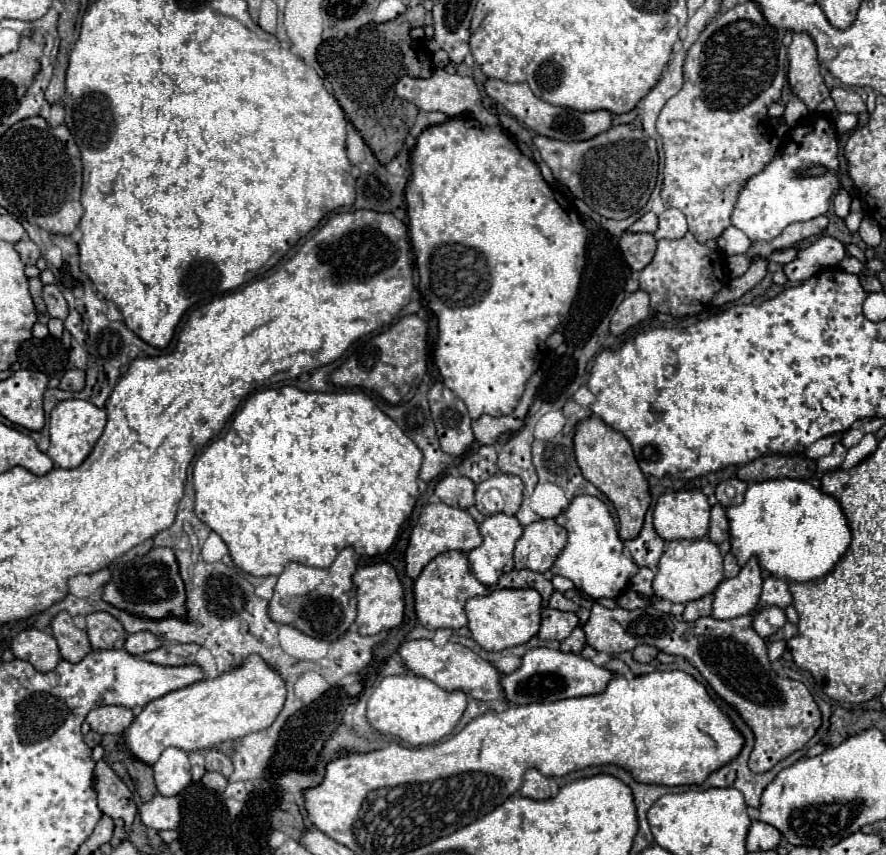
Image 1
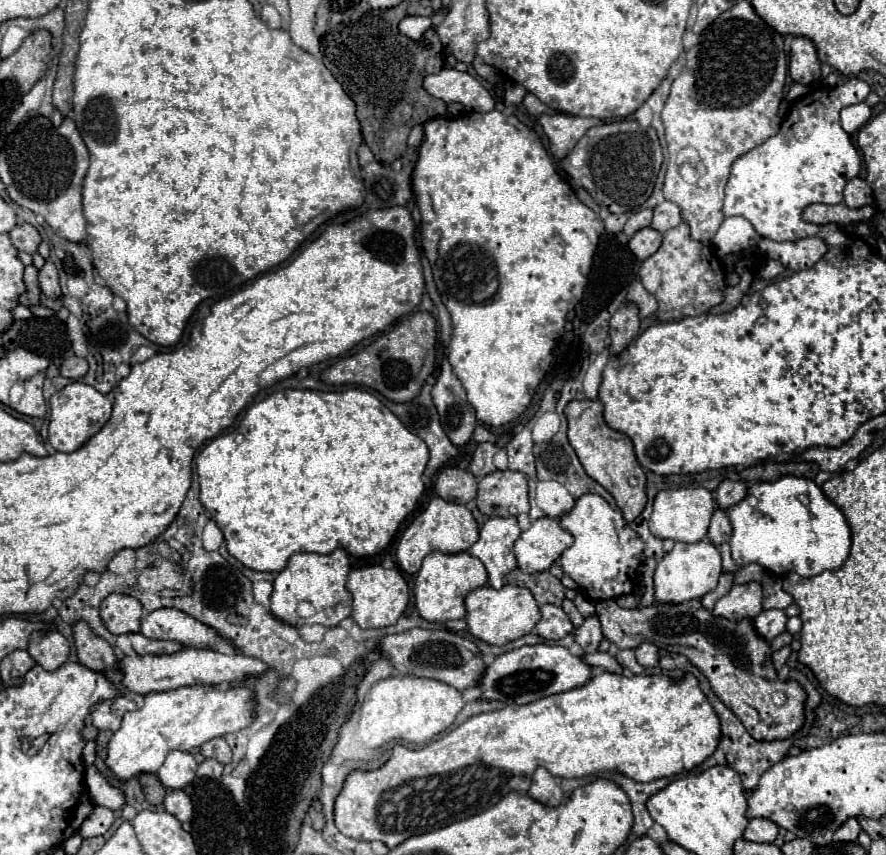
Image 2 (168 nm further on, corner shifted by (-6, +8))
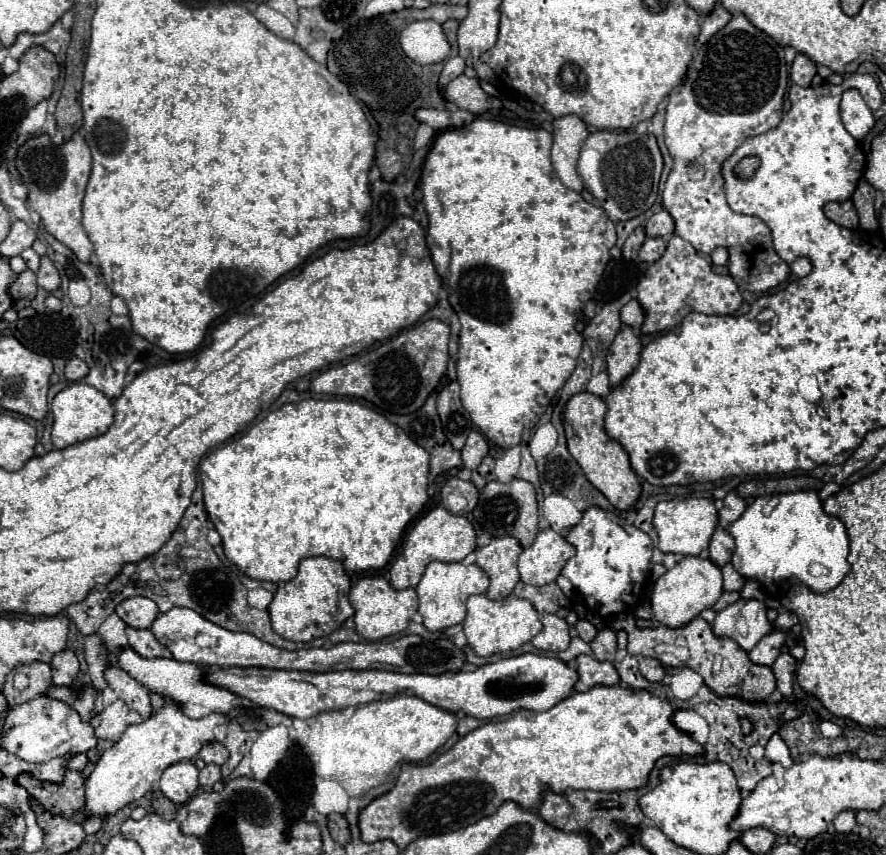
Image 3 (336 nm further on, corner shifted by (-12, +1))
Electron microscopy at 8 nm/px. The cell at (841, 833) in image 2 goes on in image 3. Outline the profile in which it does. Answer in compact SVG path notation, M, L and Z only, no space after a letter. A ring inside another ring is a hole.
M841 812L835 820L833 820L833 826L837 832L841 834L849 834L855 830L857 822L855 822L855 812Z

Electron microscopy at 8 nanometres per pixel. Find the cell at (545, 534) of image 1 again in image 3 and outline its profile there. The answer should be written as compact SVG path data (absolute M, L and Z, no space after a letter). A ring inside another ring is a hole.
M541 530L529 548L523 548L519 556L521 580L533 586L545 586L555 582L561 568L573 558L575 548L555 530Z

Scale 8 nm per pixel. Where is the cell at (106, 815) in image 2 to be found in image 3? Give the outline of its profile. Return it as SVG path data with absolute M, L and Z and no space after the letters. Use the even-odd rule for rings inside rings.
M89 816L85 822L83 822L83 830L85 834L97 834L101 828L103 828L103 818L101 816Z

